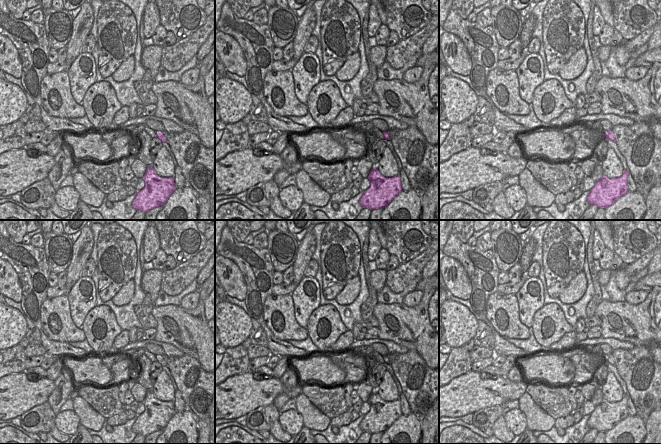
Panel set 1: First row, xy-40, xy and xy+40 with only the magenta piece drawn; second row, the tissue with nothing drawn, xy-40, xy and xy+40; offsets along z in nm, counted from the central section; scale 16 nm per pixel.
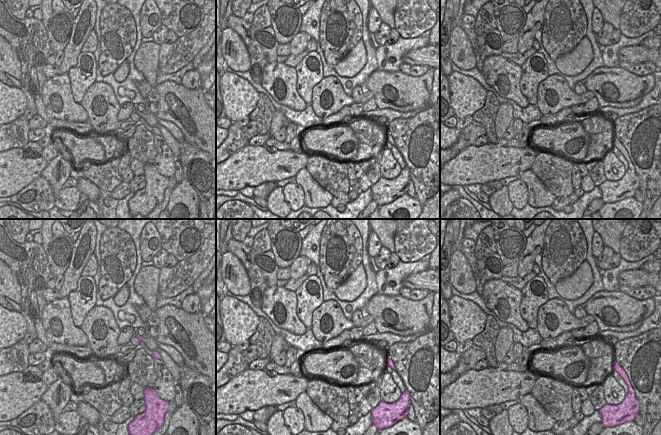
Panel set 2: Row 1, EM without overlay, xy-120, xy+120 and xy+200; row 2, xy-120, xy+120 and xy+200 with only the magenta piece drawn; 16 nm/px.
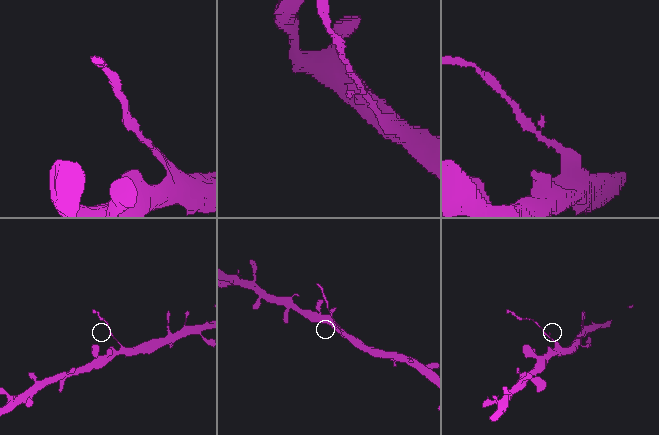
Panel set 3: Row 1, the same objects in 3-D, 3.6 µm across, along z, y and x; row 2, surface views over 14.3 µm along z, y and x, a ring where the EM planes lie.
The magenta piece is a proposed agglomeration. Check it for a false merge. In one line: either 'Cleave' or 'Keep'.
Cleave.

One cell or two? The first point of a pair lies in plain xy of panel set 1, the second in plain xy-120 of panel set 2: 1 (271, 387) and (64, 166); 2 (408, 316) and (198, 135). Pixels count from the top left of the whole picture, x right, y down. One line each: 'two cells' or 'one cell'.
1: two cells
2: one cell

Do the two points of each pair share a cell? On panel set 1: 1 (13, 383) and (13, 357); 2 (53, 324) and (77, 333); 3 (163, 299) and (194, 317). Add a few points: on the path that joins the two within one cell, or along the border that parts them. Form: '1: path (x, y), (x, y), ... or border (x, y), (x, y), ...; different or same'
1: border (24, 371), (10, 374); different
2: path (59, 326), (71, 333); same
3: border (179, 305), (154, 306); different

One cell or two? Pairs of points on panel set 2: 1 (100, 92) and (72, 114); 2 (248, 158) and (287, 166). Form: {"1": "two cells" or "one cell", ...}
{"1": "two cells", "2": "one cell"}

